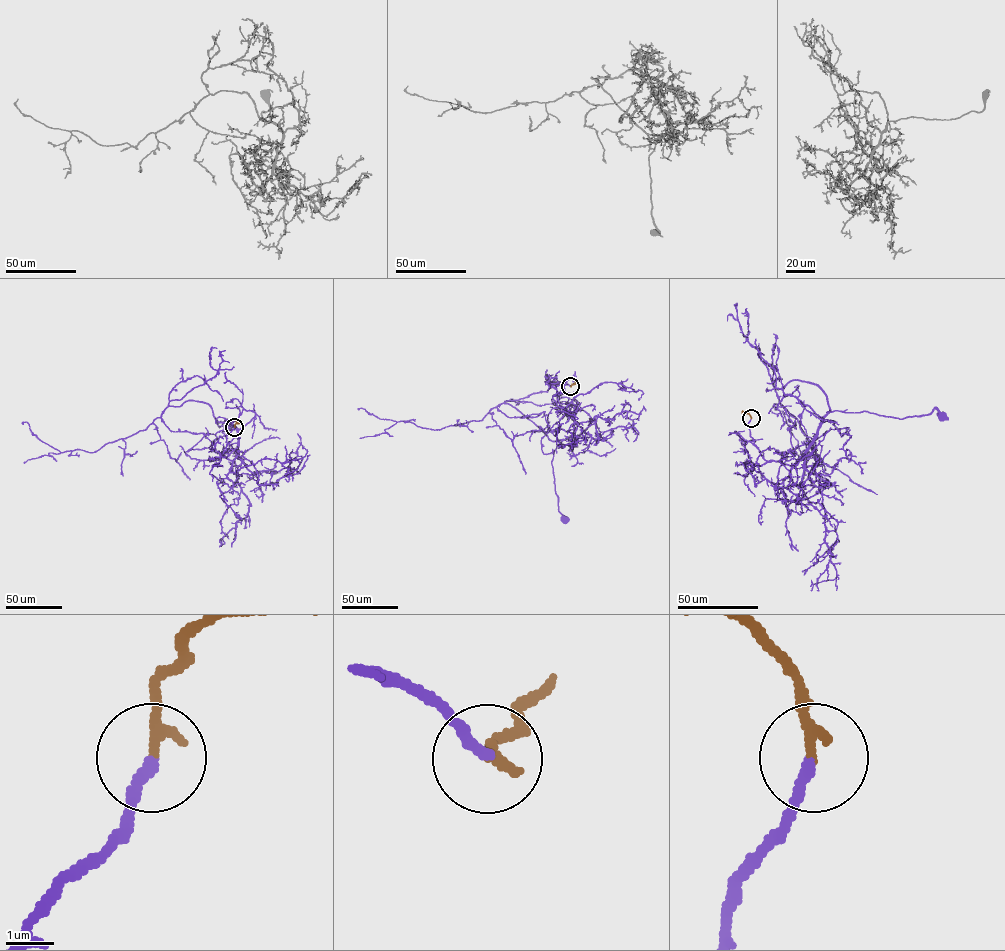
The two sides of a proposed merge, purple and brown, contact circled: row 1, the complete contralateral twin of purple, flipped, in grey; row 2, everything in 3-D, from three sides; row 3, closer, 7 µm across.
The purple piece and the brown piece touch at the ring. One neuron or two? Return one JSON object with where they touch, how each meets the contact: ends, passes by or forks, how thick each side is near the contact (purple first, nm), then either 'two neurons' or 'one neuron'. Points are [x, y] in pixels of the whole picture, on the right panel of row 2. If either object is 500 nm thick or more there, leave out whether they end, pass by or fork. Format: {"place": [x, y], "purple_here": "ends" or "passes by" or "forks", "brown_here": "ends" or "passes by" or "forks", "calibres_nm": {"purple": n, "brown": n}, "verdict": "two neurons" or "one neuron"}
{"place": [751, 418], "purple_here": "ends", "brown_here": "ends", "calibres_nm": {"purple": 220, "brown": 240}, "verdict": "one neuron"}

